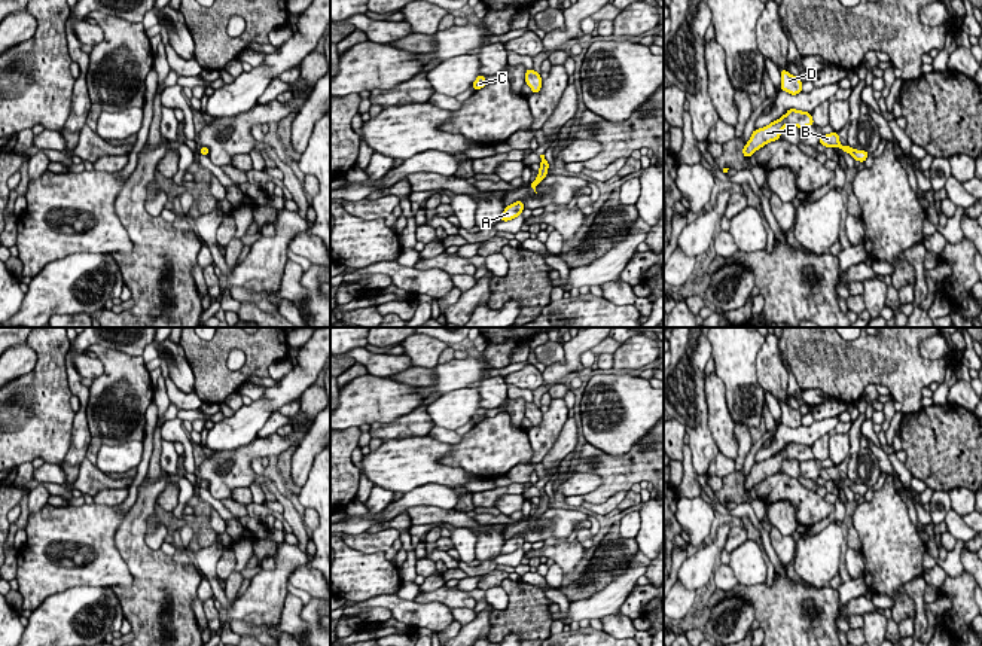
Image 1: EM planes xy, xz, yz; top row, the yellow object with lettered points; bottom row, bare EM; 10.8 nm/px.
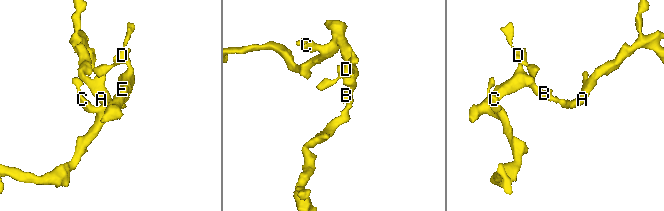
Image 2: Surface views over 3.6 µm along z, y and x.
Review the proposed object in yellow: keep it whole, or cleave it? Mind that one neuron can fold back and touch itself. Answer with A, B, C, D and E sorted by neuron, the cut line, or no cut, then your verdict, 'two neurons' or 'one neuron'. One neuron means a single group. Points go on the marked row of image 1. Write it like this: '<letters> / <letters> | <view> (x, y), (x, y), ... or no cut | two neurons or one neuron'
A B C D E | no cut | one neuron

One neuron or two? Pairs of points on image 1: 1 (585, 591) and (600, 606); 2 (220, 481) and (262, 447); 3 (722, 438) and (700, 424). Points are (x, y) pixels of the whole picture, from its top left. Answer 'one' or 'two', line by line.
1: two
2: one
3: two

